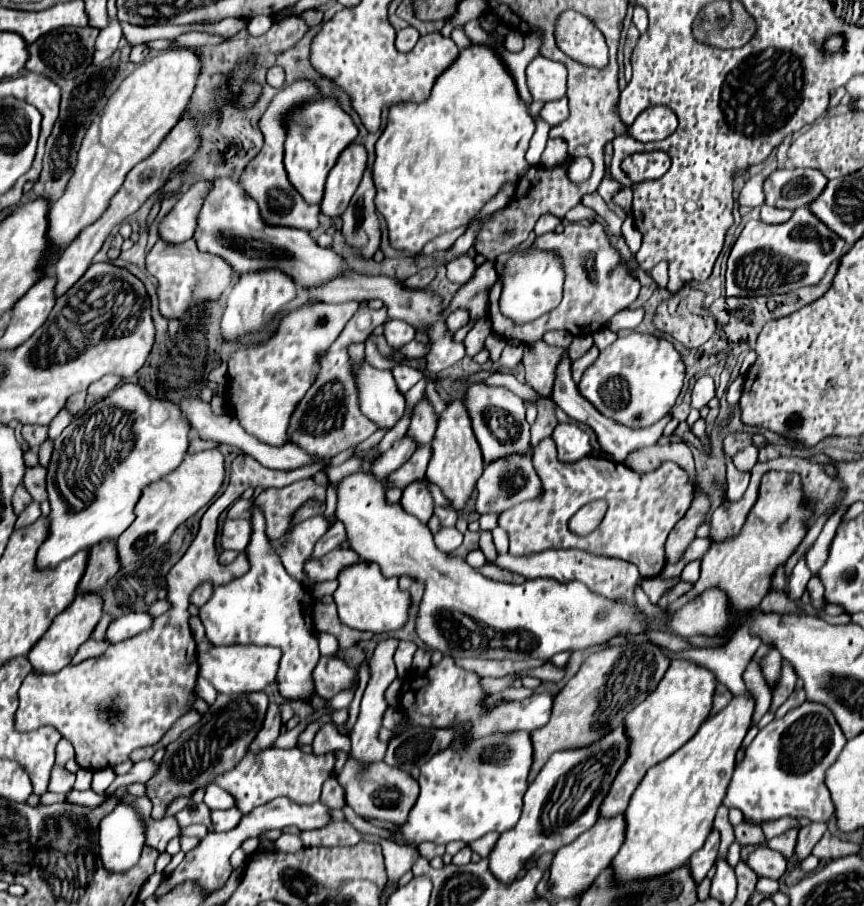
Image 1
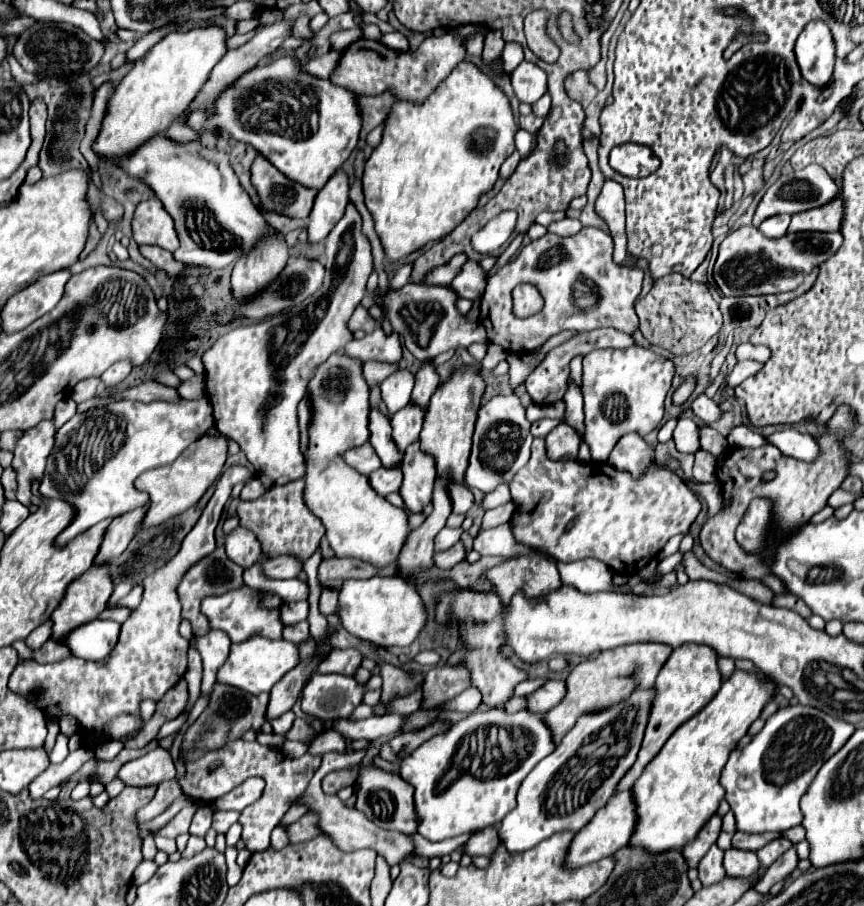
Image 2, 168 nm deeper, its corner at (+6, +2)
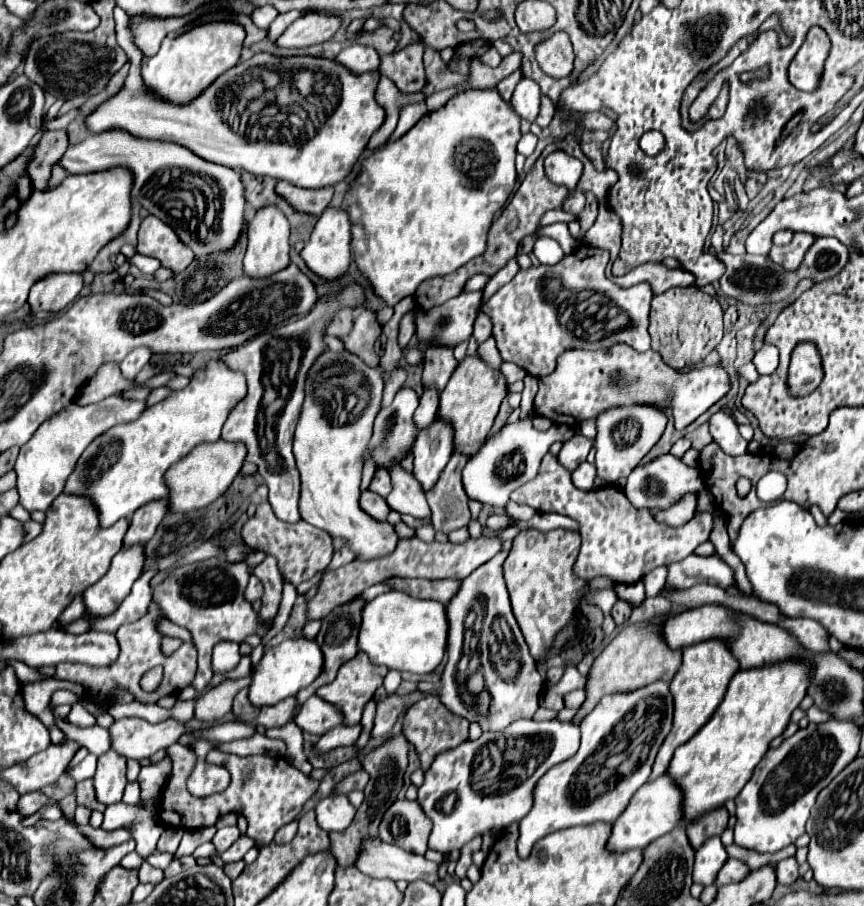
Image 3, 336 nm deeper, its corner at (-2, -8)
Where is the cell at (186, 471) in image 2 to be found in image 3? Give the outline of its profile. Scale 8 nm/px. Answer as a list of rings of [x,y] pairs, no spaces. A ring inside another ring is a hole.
[[[223,439],[195,447],[195,451],[191,451],[179,463],[169,467],[165,473],[165,483],[169,489],[169,495],[167,495],[169,513],[191,513],[207,507],[217,497],[221,497],[233,483],[235,475],[239,473],[245,461],[245,455],[247,455],[247,449],[243,443],[229,443]]]

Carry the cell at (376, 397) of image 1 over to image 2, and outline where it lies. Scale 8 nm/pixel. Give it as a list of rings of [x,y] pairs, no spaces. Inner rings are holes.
[[[371,409],[369,431],[371,431],[369,441],[371,441],[377,457],[381,459],[381,465],[383,467],[395,467],[395,465],[399,465],[401,459],[403,459],[403,453],[393,443],[391,423],[377,409]]]

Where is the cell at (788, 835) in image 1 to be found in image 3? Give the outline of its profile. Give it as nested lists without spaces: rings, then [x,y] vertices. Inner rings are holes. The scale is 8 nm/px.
[[[787,857],[787,859],[779,861],[777,867],[775,867],[775,871],[777,871],[777,883],[791,885],[799,877],[797,869],[799,869],[799,865],[797,865],[795,857]]]

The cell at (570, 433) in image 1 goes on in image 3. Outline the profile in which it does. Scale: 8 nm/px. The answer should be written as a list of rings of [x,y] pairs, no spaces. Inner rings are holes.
[[[575,433],[569,441],[563,443],[563,449],[559,451],[559,463],[567,469],[567,471],[575,471],[589,455],[593,441],[583,437],[581,433]]]

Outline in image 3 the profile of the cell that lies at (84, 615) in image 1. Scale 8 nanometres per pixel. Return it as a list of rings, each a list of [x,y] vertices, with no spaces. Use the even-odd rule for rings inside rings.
[[[143,545],[123,547],[111,561],[109,571],[83,593],[85,615],[103,619],[111,615],[129,595],[131,585],[141,575]]]

